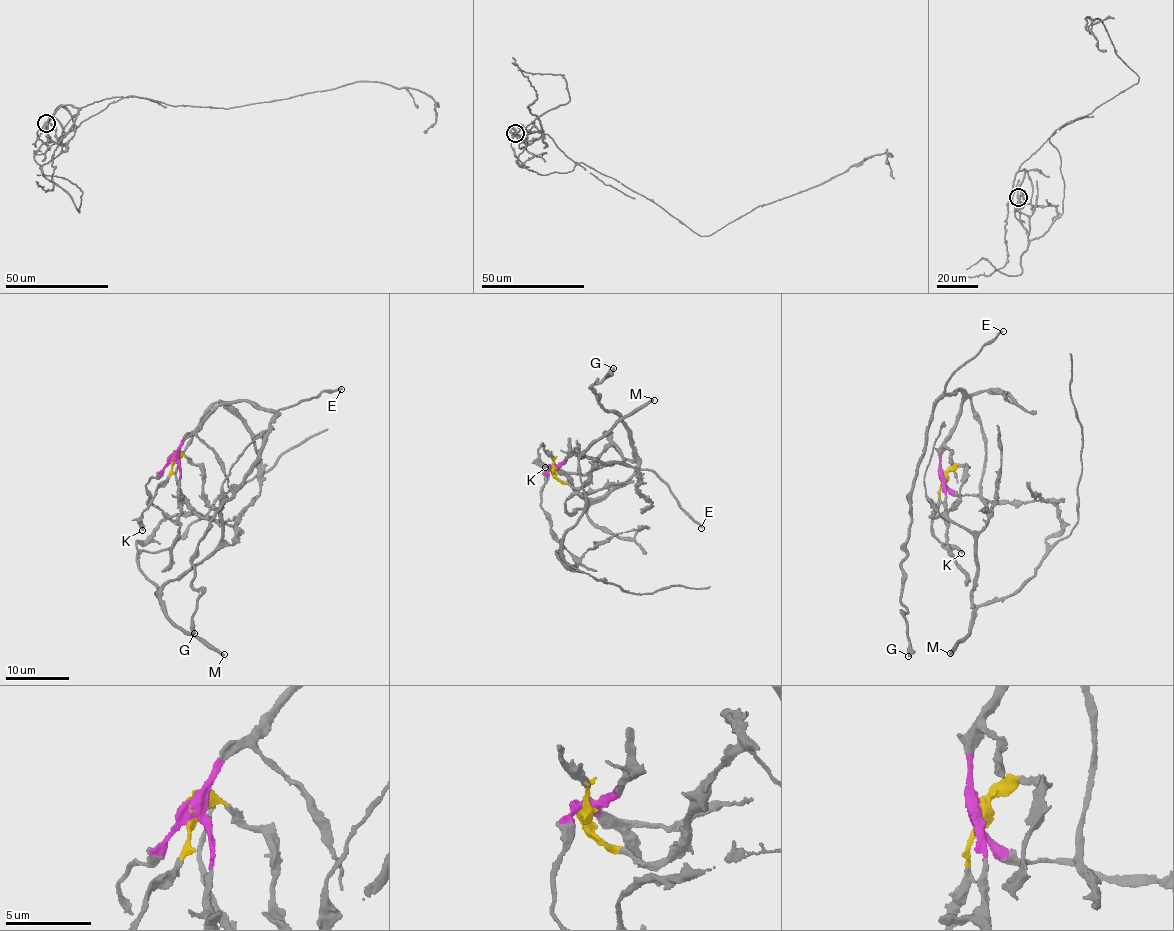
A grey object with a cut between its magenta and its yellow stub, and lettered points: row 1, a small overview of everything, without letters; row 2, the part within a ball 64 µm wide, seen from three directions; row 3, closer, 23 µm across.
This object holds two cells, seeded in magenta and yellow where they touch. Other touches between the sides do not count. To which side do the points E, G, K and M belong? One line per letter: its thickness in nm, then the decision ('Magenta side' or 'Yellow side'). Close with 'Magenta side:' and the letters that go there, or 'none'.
E: Thickness 240 nm. Magenta side
G: Thickness 380 nm. Magenta side
K: Thickness 340 nm. Yellow side
M: Thickness 320 nm. Yellow side
Magenta side: E, G

